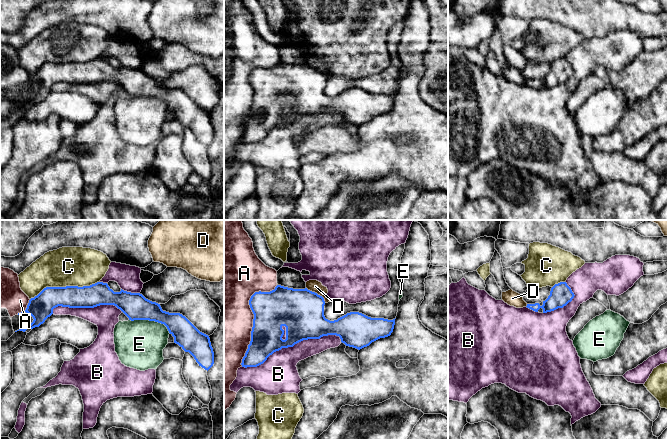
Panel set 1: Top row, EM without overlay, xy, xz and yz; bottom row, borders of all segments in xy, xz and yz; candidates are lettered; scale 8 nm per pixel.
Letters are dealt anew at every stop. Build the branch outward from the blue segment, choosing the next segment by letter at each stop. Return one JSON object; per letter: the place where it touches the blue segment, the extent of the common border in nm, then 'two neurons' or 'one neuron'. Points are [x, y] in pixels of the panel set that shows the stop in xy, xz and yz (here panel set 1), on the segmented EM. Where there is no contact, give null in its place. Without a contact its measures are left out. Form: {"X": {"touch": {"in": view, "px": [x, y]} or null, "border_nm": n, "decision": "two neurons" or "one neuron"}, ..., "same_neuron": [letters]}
{"A": {"touch": {"in": "xz", "px": [254, 318]}, "border_nm": 700, "decision": "two neurons"}, "B": {"touch": {"in": "xz", "px": [291, 346]}, "border_nm": 850, "decision": "two neurons"}, "C": {"touch": {"in": "xy", "px": [64, 287]}, "border_nm": 550, "decision": "two neurons"}, "D": {"touch": {"in": "xz", "px": [314, 292]}, "border_nm": 180, "decision": "two neurons"}, "E": {"touch": {"in": "xy", "px": [151, 320]}, "border_nm": 360, "decision": "two neurons"}, "same_neuron": []}

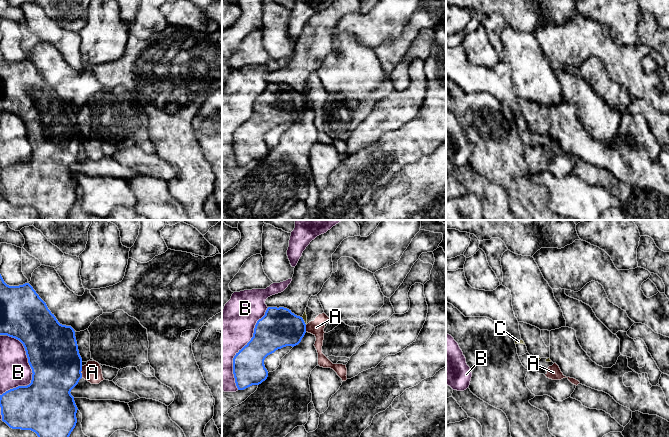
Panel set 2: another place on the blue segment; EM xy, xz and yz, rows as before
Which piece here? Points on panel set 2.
{"A": {"touch": {"in": "xy", "px": [80, 372]}, "border_nm": 100, "decision": "two neurons"}, "B": {"touch": {"in": "xz", "px": [242, 348]}, "border_nm": 700, "decision": "two neurons"}, "C": {"touch": {"in": "xz", "px": [303, 321]}, "border_nm": 70, "decision": "two neurons"}, "same_neuron": []}

